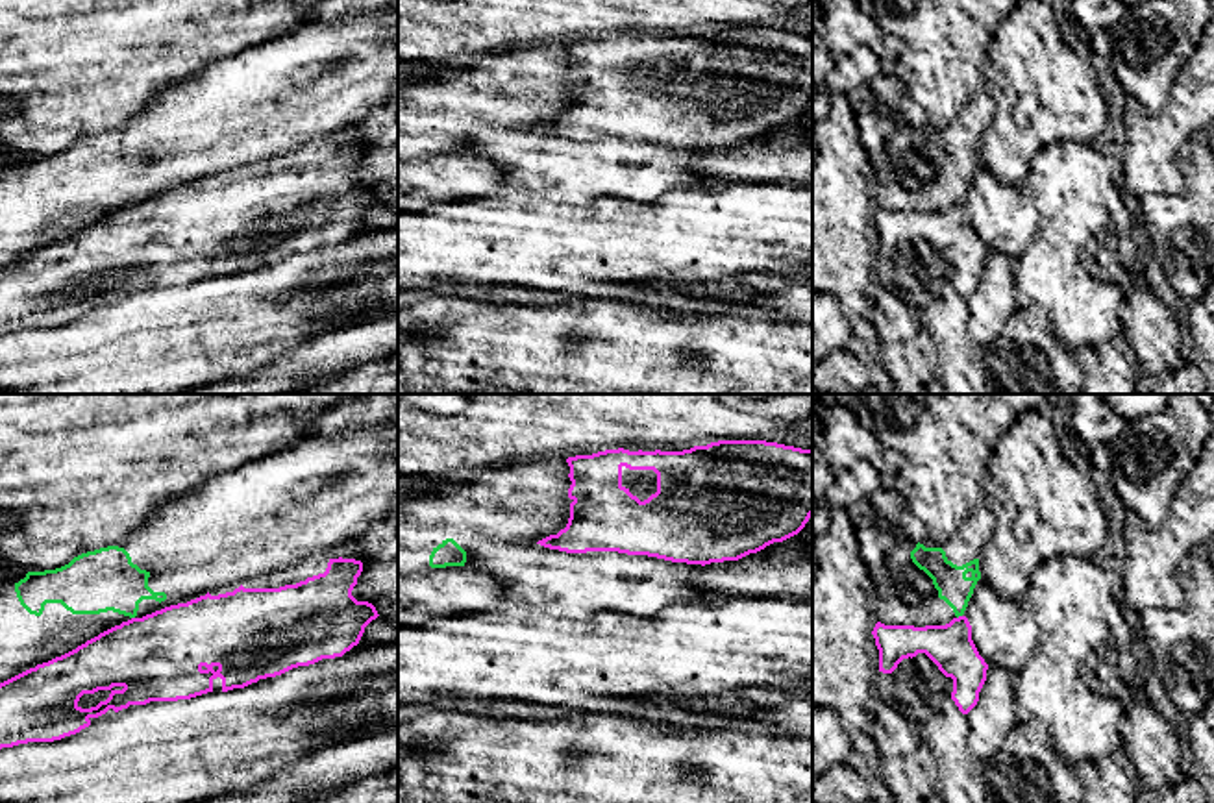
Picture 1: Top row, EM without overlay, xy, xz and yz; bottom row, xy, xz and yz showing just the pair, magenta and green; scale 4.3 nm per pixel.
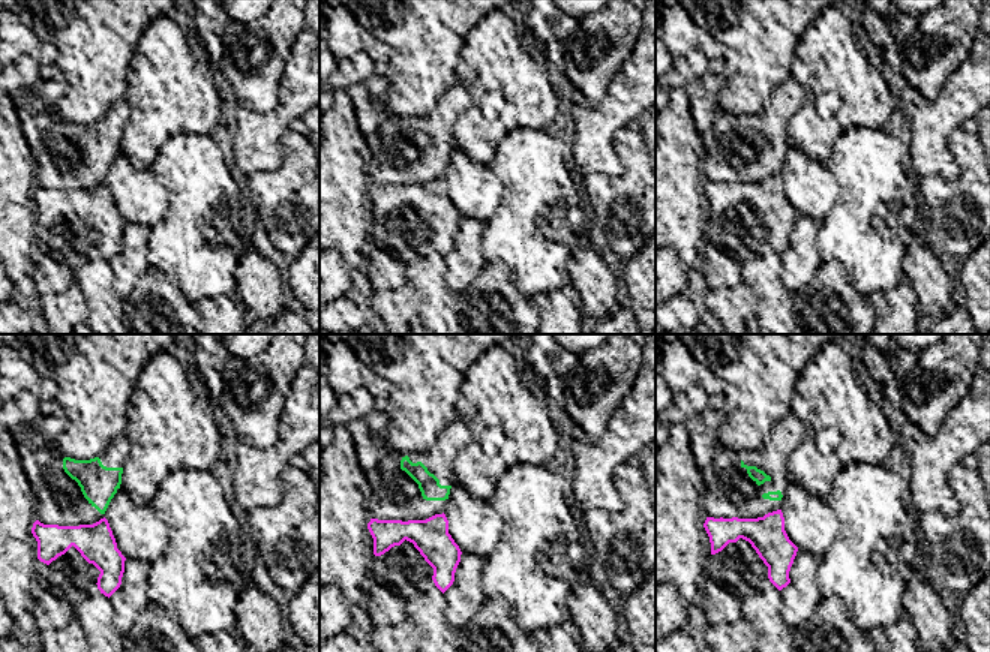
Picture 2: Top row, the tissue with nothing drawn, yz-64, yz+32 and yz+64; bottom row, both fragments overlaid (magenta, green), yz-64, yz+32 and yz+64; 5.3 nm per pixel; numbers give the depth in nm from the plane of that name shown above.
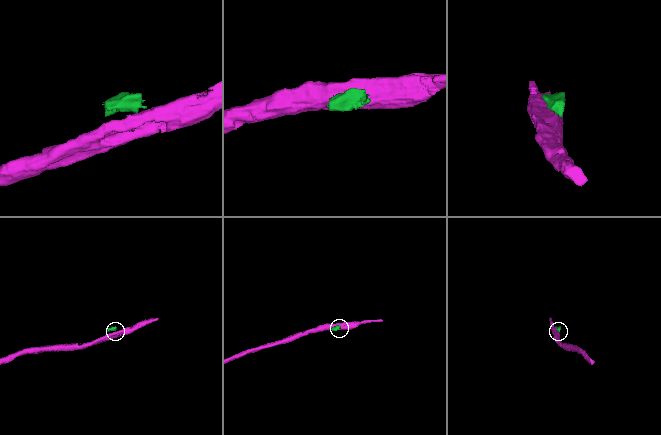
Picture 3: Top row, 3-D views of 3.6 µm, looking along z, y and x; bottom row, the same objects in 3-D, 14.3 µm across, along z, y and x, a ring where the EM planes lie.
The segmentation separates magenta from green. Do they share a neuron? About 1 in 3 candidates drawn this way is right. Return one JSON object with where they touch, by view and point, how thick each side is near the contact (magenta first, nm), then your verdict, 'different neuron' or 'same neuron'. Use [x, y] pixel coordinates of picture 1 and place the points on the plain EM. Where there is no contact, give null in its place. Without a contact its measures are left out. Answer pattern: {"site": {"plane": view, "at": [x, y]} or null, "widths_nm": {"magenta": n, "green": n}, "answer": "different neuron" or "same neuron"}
{"site": {"plane": "yz", "at": [959, 202]}, "widths_nm": {"magenta": 200, "green": 150}, "answer": "different neuron"}

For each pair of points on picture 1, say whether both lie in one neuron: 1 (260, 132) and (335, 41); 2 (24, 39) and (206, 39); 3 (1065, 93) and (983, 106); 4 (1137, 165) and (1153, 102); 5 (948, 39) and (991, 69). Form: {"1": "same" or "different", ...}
{"1": "same", "2": "same", "3": "different", "4": "different", "5": "different"}

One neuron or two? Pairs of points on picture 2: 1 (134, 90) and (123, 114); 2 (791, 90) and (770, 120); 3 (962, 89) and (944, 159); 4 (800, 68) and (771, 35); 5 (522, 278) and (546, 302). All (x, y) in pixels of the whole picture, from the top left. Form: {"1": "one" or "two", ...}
{"1": "two", "2": "one", "3": "one", "4": "two", "5": "two"}

